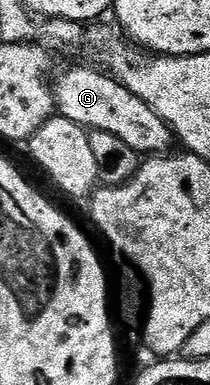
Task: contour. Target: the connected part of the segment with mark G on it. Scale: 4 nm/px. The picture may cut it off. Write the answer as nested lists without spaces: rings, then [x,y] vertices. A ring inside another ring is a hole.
[[[72,68],[54,80],[57,113],[83,128],[115,134],[135,152],[167,153],[171,149],[168,147],[174,144],[171,128],[162,122],[162,118],[158,118],[154,110],[150,110],[150,106],[146,106],[146,102],[142,102],[142,98],[138,98],[138,94],[130,94],[124,84],[119,84],[111,74],[97,68]]]

